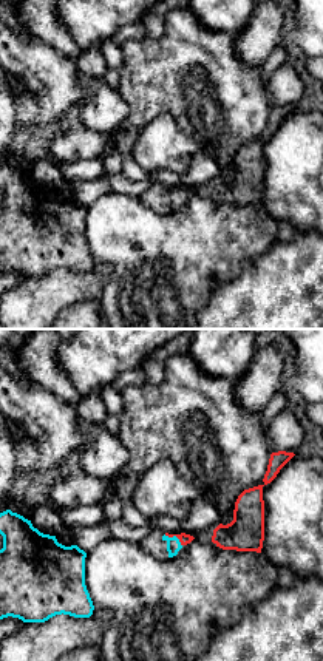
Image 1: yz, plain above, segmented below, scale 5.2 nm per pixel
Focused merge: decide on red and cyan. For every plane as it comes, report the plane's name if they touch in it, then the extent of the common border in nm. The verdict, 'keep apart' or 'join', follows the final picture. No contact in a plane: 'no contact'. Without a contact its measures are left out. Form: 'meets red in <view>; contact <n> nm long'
meets red in yz; contact 110 nm long

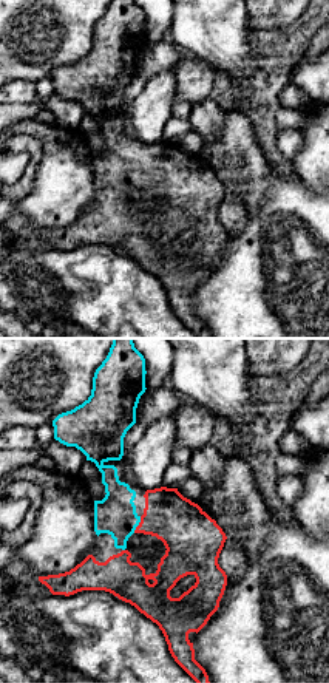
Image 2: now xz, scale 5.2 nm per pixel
meets red in xz; contact 100 nm long

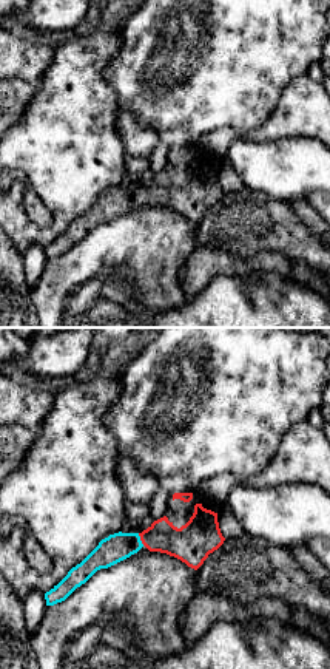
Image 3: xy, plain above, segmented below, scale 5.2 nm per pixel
meets red in xy; contact 70 nm long

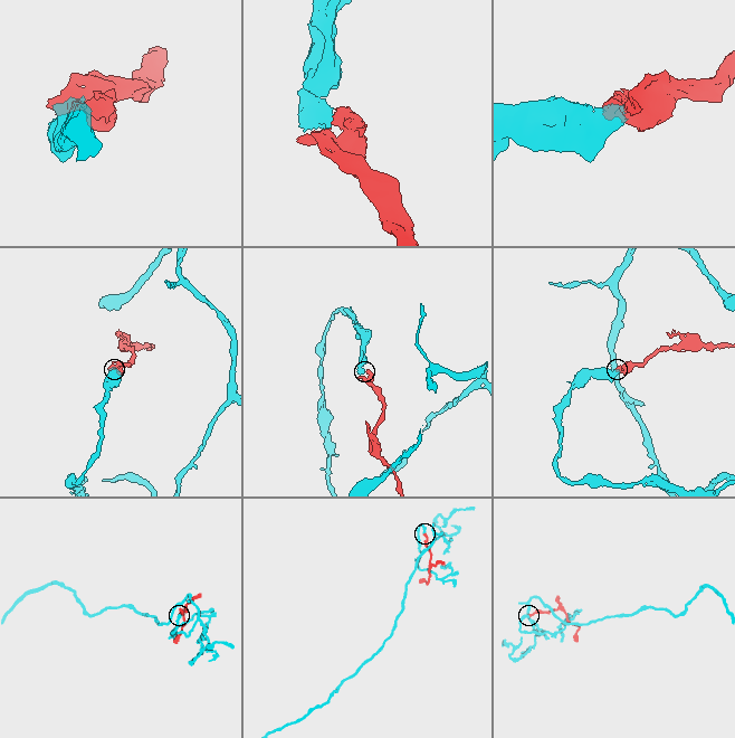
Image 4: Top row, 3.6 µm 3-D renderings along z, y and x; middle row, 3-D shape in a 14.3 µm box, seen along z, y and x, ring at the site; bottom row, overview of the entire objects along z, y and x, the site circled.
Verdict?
join

